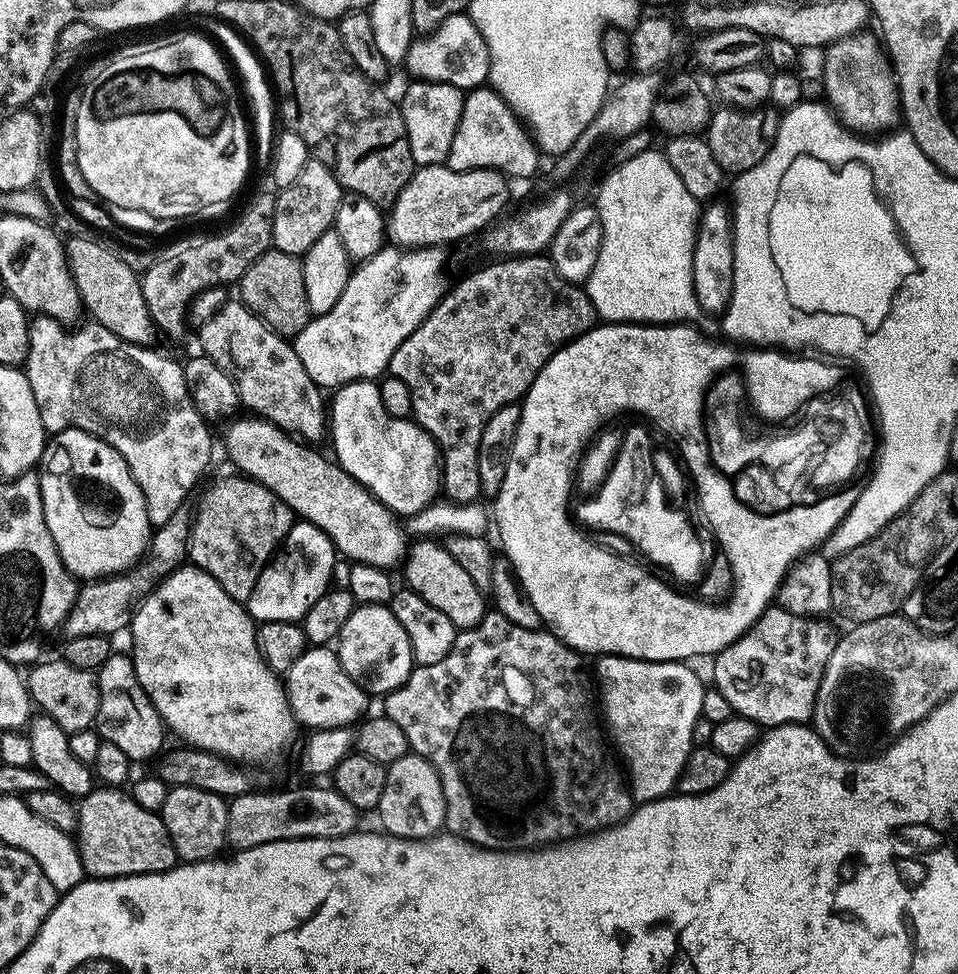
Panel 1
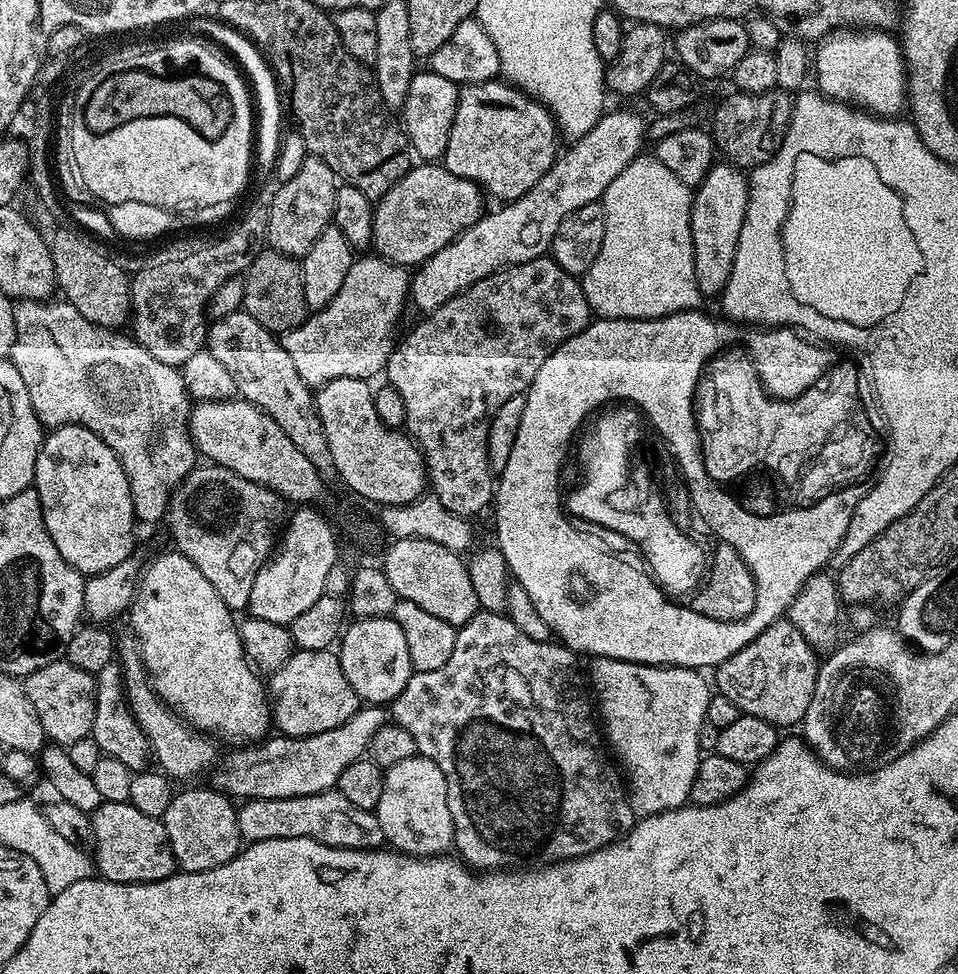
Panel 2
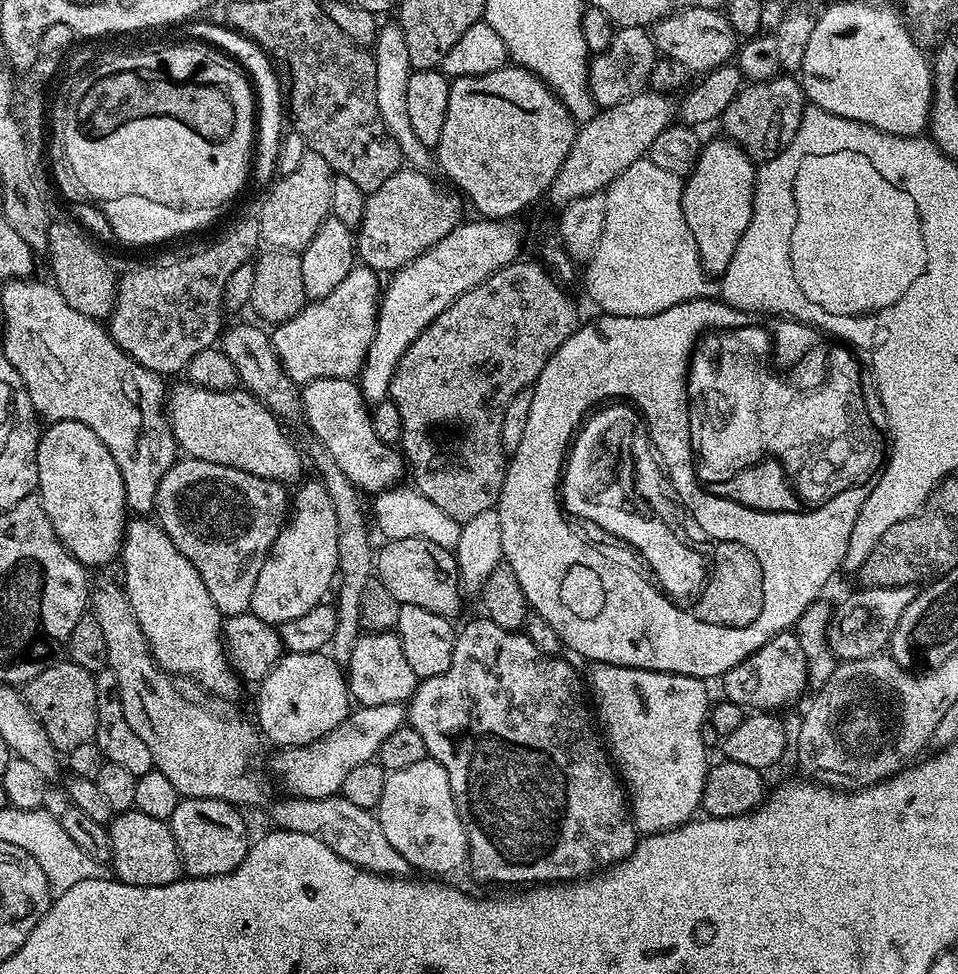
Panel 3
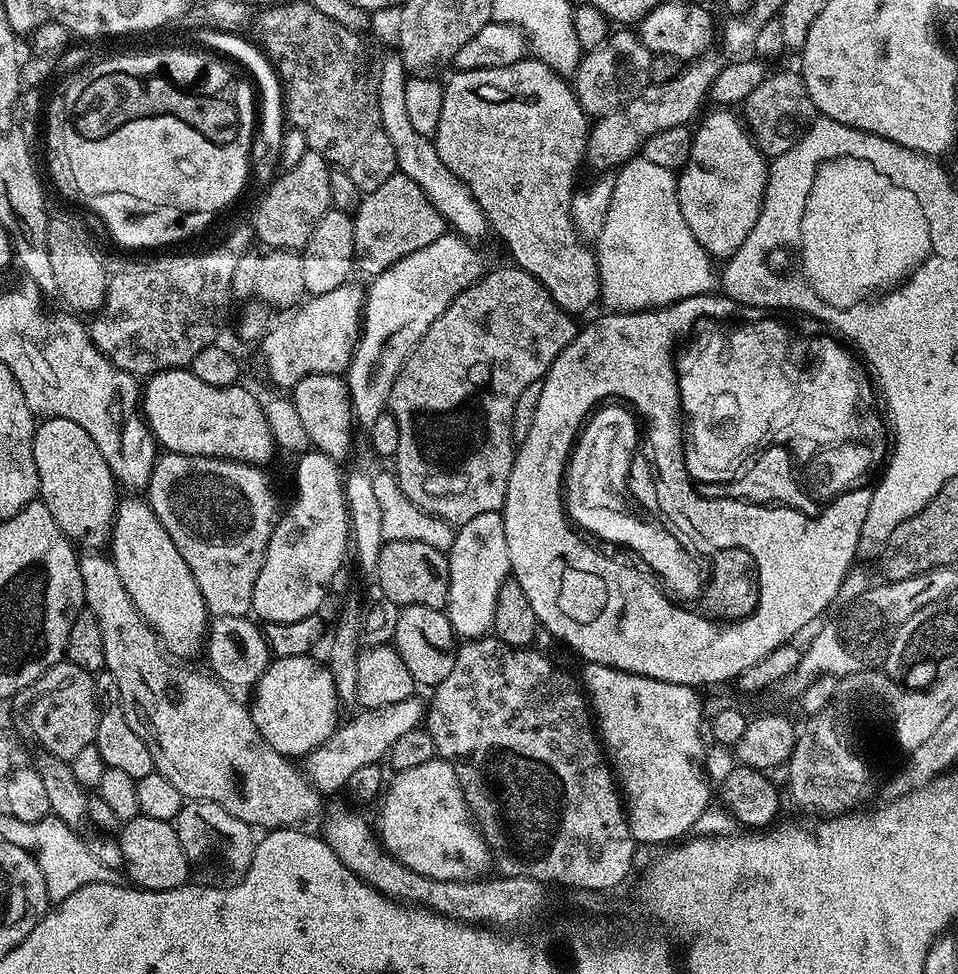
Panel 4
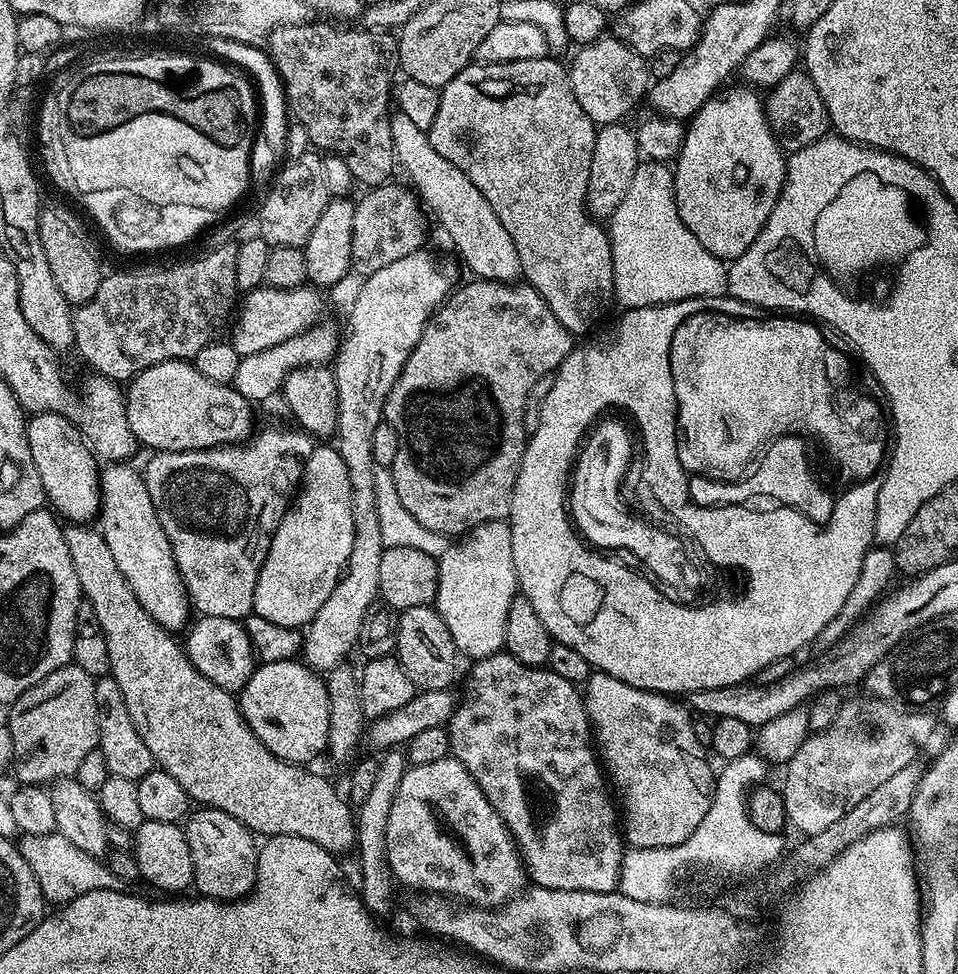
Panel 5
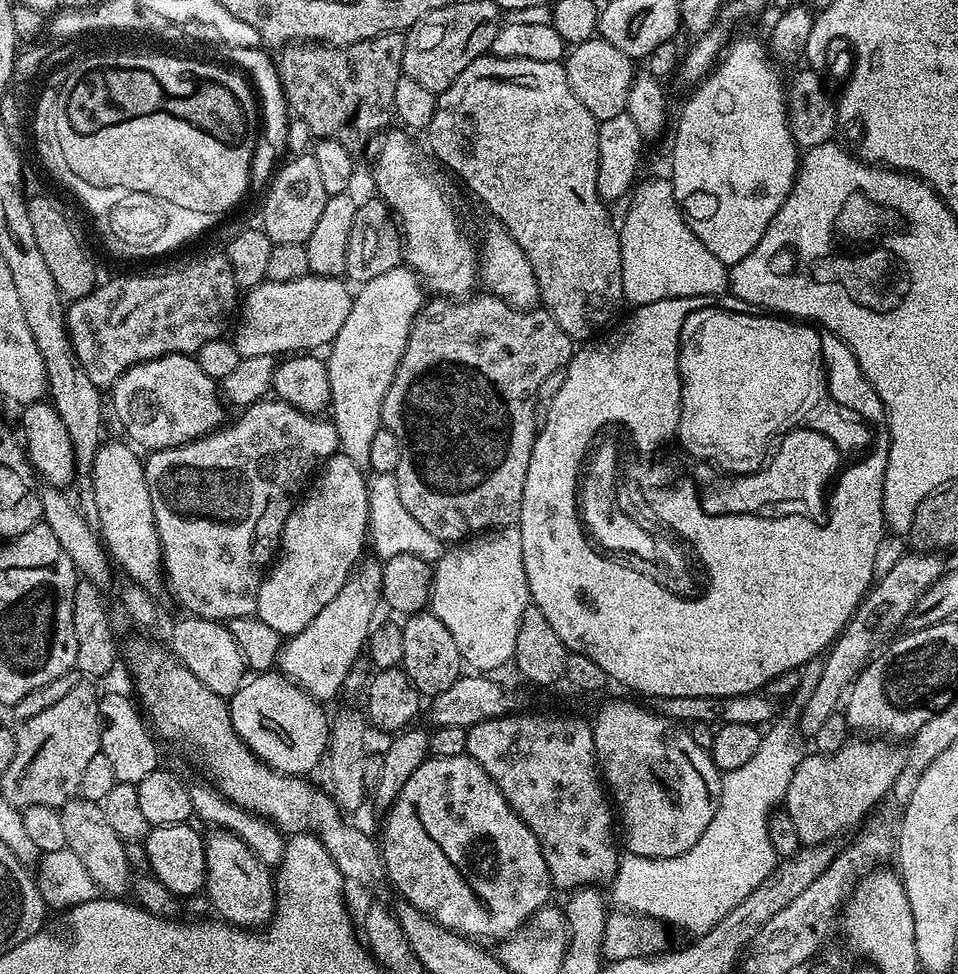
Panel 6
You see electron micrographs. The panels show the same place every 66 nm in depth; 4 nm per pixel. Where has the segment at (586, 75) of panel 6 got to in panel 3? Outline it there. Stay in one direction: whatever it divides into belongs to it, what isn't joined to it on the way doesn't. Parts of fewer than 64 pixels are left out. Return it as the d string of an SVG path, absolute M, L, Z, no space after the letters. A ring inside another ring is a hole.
M616 28L610 46L595 53L588 65L588 89L597 109L618 106L618 102L626 102L630 97L645 91L649 87L648 79L657 59L658 53L649 29Z

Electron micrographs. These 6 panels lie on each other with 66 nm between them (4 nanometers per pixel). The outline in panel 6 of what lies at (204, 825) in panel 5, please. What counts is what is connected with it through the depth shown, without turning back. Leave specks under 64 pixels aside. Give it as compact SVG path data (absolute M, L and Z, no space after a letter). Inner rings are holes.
M212 830L204 836L204 857L206 858L206 878L203 891L208 892L208 900L219 919L236 925L237 928L260 930L272 919L276 911L276 886L274 872L262 863L232 832Z

